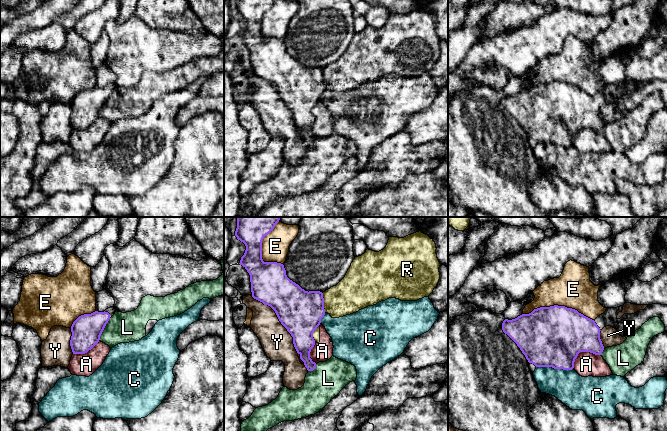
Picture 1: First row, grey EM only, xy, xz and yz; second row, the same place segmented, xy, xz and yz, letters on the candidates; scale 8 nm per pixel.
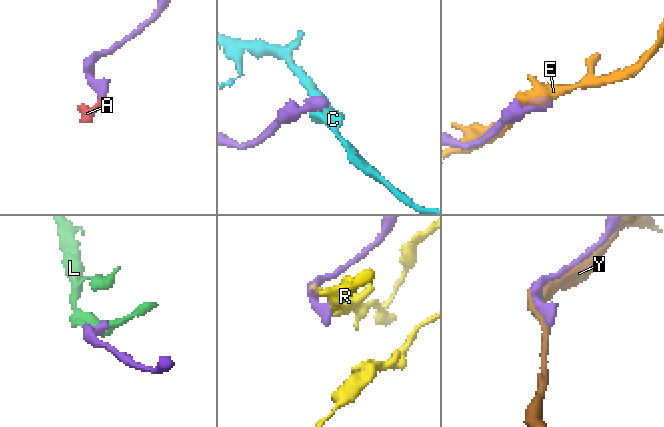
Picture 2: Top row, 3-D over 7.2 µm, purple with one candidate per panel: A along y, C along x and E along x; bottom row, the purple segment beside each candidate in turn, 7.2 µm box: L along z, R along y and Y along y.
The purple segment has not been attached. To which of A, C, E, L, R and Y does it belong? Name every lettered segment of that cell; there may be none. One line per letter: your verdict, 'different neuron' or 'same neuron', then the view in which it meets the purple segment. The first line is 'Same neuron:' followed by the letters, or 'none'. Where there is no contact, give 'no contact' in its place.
Same neuron: none
A: different neuron; contact in yz
C: different neuron; contact in yz
E: different neuron; contact in yz
L: different neuron; contact in xy
R: different neuron; contact in xz
Y: different neuron; contact in xz

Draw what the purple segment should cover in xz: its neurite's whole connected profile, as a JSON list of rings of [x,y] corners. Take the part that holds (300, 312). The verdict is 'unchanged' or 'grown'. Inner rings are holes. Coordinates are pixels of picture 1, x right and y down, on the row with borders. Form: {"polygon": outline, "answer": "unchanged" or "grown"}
{"polygon": [[[237,217],[235,236],[246,246],[241,257],[242,265],[250,275],[252,297],[264,305],[270,306],[281,324],[293,337],[293,344],[308,371],[313,371],[316,363],[310,358],[315,345],[313,333],[325,315],[323,293],[305,291],[286,275],[284,265],[277,262],[264,262],[262,259],[262,241],[279,222],[280,217]]], "answer": "unchanged"}

